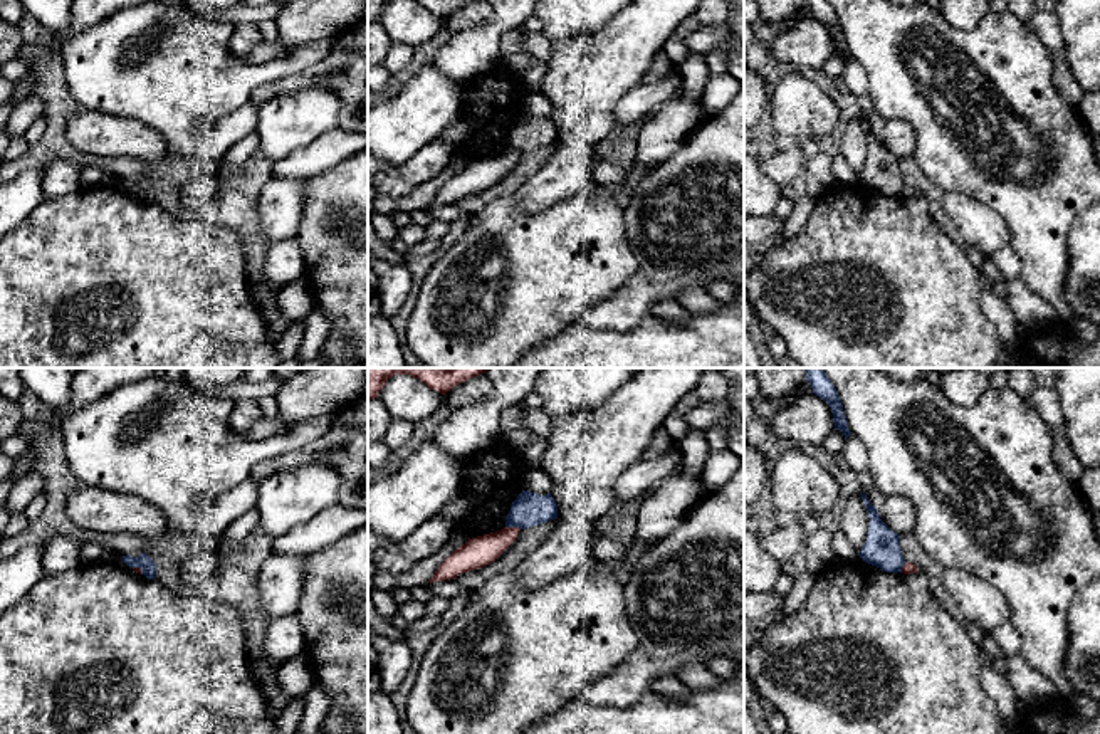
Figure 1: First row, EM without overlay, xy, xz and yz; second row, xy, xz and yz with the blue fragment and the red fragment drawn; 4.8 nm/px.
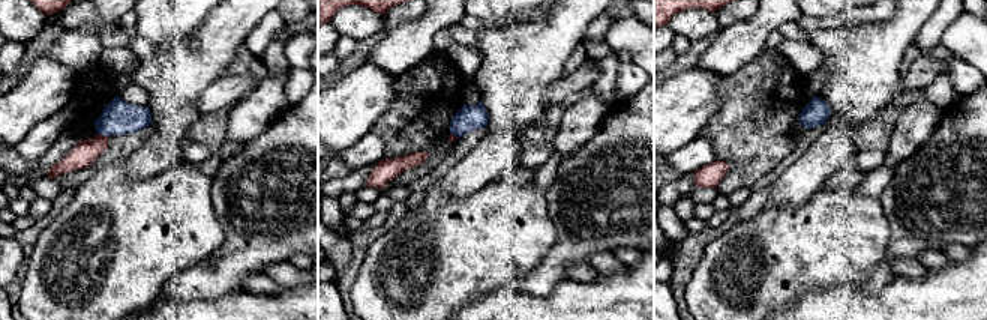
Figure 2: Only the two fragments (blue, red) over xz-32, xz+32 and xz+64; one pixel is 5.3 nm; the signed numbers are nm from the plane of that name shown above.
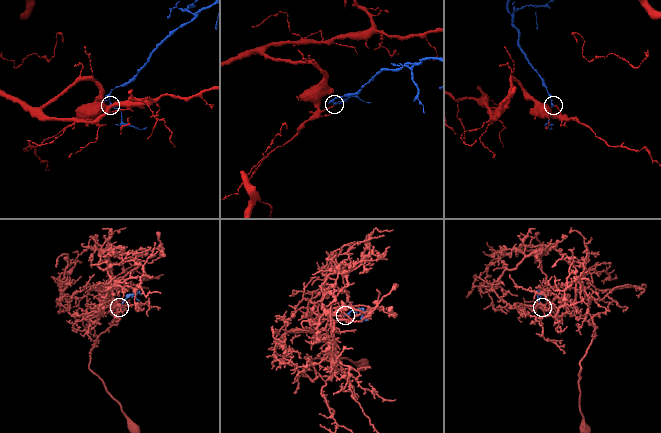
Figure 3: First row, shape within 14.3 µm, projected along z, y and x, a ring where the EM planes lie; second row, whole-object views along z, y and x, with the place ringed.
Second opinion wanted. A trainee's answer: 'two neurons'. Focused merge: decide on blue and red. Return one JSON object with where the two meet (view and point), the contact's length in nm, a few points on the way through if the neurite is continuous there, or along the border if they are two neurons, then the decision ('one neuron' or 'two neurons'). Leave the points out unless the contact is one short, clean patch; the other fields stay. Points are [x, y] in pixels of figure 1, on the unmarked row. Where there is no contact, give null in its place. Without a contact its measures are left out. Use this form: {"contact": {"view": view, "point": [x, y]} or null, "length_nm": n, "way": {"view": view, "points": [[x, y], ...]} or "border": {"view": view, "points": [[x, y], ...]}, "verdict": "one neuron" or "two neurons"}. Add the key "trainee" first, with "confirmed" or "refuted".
{"trainee": "confirmed", "contact": {"view": "xz", "point": [513, 150]}, "length_nm": 70, "border": {"view": "xz", "points": [[506, 150], [519, 153]]}, "verdict": "two neurons"}

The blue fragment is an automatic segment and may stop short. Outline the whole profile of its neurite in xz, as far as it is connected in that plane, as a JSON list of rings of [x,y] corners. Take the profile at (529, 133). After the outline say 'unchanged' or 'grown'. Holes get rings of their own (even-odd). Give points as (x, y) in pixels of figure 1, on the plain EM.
[[[522,114],[505,139],[505,151],[527,153],[558,143],[558,128],[551,118]]] | unchanged

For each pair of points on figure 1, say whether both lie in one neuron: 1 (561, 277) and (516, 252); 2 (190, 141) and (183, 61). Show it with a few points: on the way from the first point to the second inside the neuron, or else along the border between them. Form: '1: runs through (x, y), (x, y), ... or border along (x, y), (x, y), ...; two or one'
1: runs through (550, 271), (534, 271), (528, 264); one
2: runs through (185, 121), (183, 81); one

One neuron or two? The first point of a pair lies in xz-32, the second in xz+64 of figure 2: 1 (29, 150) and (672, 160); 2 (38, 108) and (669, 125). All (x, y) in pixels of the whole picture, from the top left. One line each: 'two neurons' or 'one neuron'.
1: one neuron
2: one neuron

